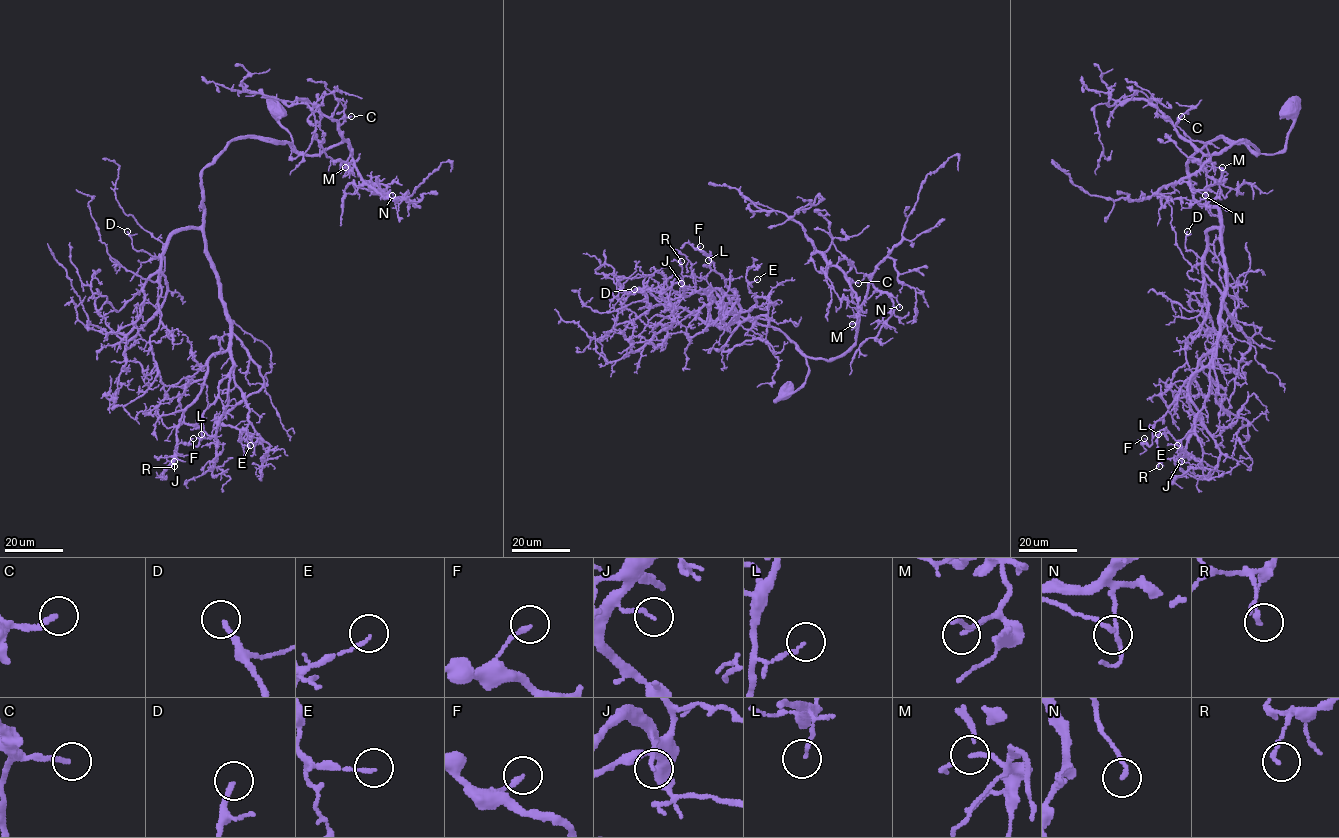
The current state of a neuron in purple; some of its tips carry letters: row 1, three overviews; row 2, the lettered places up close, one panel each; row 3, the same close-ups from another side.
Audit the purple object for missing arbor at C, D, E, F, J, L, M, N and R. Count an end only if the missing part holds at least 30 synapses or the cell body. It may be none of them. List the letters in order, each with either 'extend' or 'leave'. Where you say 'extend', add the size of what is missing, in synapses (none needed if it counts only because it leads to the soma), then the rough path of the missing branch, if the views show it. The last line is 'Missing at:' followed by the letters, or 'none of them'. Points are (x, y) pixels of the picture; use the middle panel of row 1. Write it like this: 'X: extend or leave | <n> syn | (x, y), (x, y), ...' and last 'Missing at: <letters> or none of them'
C: leave
D: extend | 40 syn | (634, 289), (621, 292), (610, 300), (593, 299), (593, 304)
E: leave
F: leave
J: leave
L: leave
M: leave
N: leave
R: leave
Missing at: D

